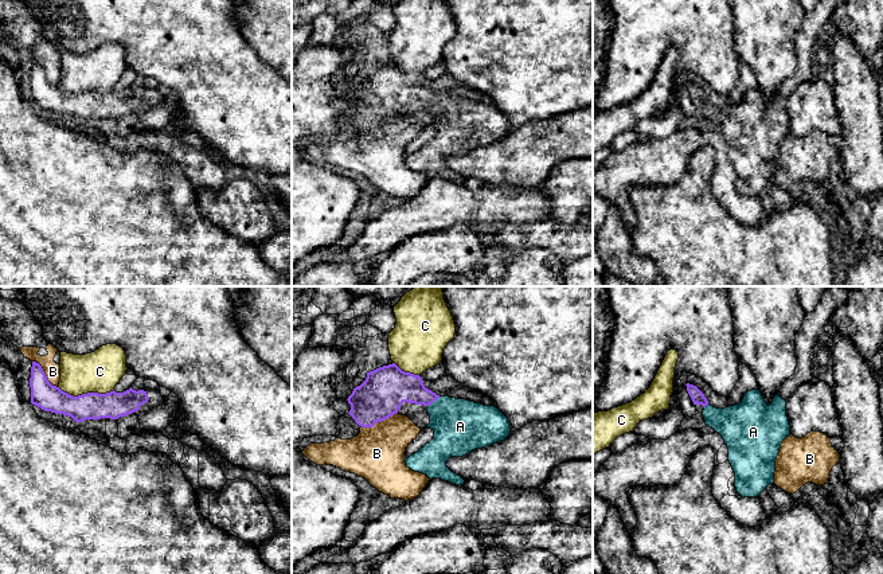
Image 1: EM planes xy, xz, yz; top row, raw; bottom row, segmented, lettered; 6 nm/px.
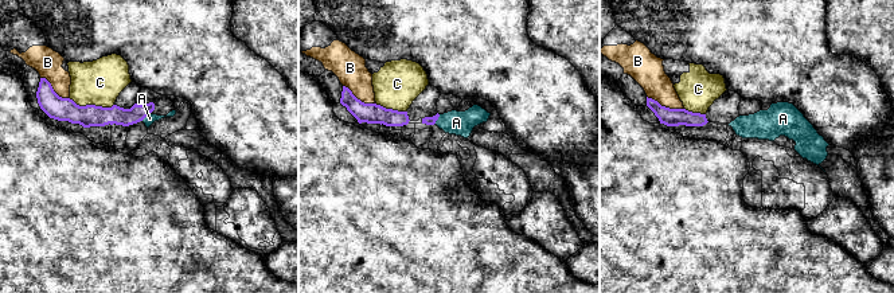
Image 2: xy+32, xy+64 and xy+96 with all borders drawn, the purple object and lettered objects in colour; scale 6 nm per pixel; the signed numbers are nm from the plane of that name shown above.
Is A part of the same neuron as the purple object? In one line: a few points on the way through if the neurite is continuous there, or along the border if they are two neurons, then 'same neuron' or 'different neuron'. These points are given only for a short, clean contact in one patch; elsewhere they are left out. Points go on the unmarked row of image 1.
across xz (394, 85), (409, 86), (433, 100), (460, 125) | same neuron

